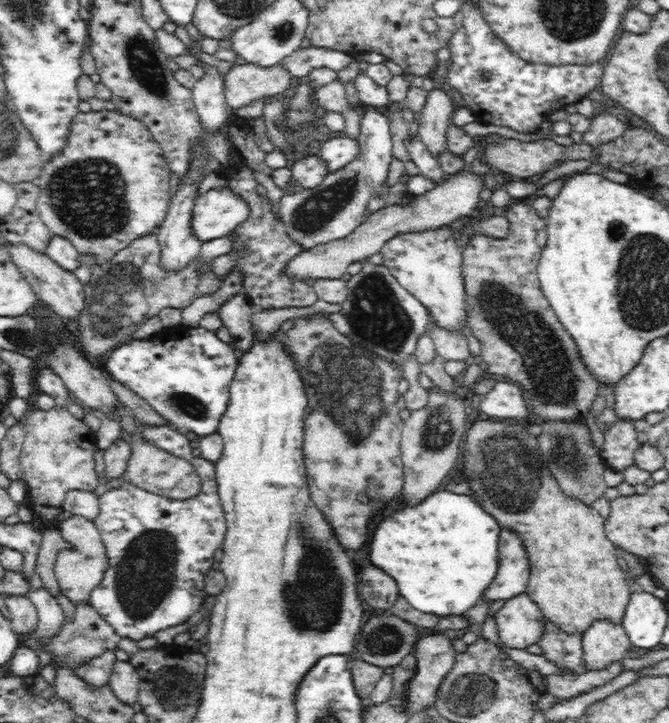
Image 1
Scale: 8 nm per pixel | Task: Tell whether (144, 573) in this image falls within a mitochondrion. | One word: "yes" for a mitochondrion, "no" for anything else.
yes

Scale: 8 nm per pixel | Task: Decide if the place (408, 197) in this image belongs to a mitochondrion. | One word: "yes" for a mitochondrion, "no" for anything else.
no

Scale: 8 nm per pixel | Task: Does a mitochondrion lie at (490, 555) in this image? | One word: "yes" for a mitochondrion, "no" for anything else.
no

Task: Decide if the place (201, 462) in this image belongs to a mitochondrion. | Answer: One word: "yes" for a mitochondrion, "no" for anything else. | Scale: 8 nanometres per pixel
no

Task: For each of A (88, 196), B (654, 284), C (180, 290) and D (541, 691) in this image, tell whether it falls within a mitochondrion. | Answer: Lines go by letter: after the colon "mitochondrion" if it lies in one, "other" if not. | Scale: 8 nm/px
A: mitochondrion
B: mitochondrion
C: other
D: other

